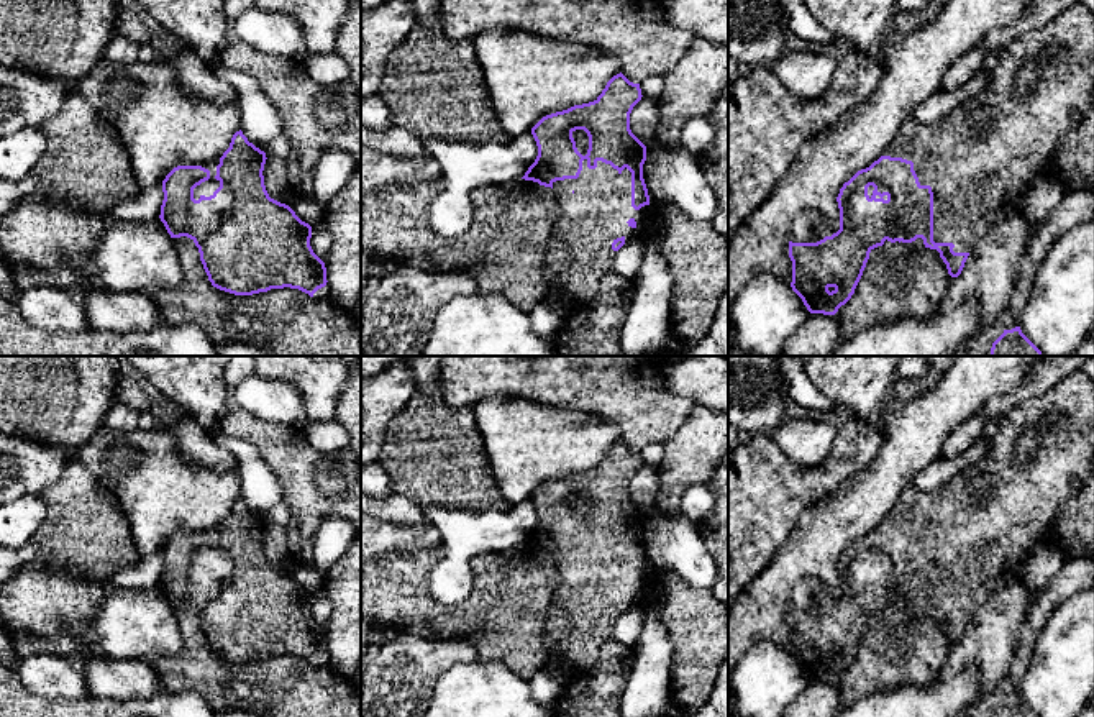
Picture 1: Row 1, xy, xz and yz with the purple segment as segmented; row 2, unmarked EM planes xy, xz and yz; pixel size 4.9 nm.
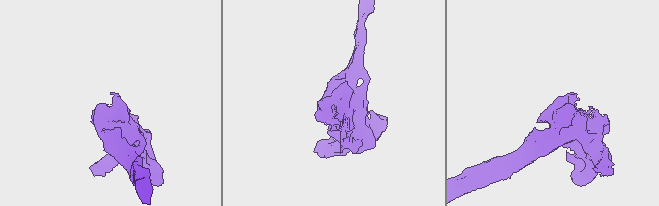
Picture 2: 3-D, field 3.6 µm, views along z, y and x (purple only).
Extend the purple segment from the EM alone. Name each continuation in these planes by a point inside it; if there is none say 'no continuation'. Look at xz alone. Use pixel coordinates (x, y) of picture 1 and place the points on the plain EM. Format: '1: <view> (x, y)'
1: xz (581, 621)

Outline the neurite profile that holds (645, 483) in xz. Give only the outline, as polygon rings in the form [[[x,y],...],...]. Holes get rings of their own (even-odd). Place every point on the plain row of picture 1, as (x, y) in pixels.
[[[641,464],[630,481],[631,500],[648,515],[656,505],[659,477],[656,466]]]

